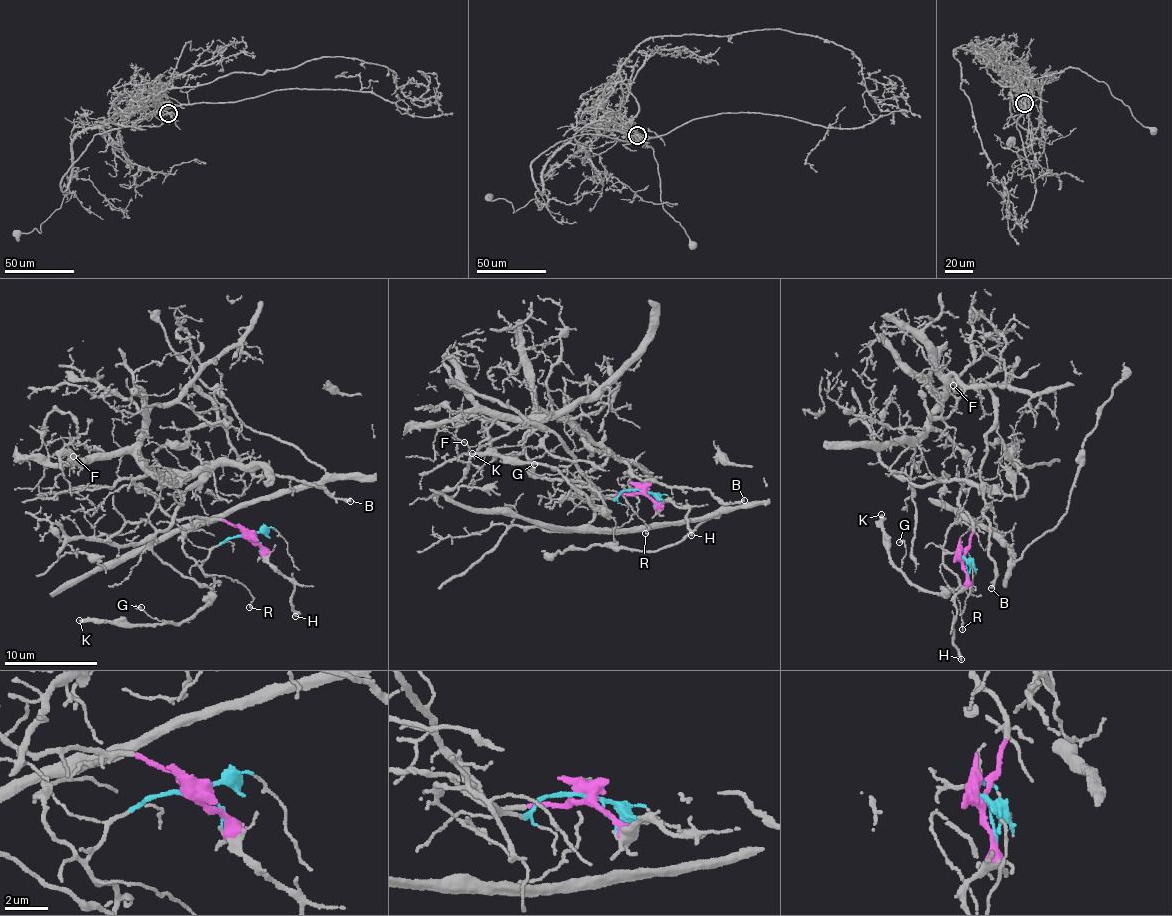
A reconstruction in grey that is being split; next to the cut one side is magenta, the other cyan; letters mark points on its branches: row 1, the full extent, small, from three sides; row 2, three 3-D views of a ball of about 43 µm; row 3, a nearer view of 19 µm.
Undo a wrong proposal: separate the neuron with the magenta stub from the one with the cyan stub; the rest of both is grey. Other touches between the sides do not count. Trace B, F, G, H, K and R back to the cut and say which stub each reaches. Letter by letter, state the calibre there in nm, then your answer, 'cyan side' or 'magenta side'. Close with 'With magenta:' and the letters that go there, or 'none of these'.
B: calibre 220 nm; magenta side
F: calibre 70 nm; magenta side
G: calibre 130 nm; cyan side
H: calibre 260 nm; magenta side
K: calibre 280 nm; cyan side
R: calibre 120 nm; cyan side
With magenta: B, F, H

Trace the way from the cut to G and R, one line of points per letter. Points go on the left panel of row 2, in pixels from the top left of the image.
G: (246, 537), (219, 543), (201, 567), (203, 573), (214, 577), (203, 607), (176, 624), (151, 617), (142, 608)
R: (246, 537), (230, 537), (219, 543), (203, 565), (203, 572), (242, 583), (253, 598), (249, 608)

